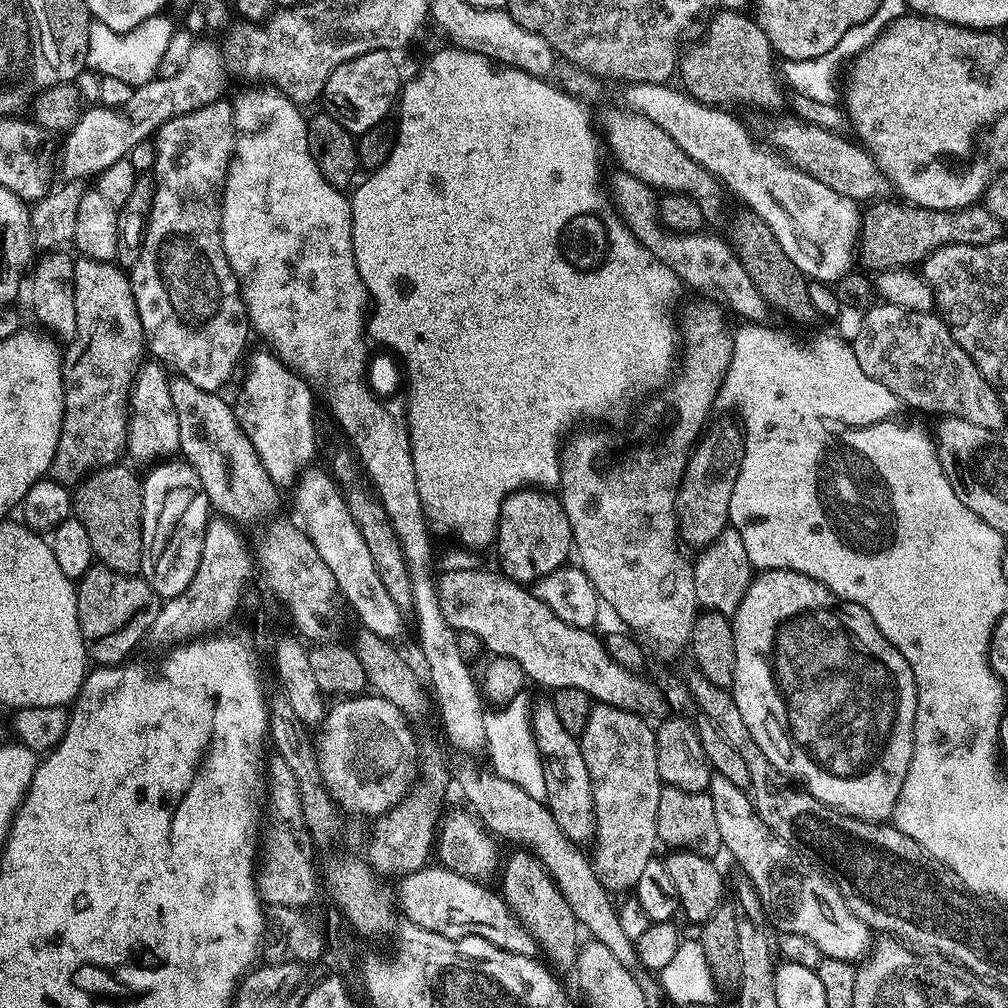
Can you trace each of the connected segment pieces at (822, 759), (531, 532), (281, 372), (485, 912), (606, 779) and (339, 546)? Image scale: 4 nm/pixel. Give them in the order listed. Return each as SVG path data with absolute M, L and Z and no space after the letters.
M789 568L757 571L730 619L736 655L732 701L773 769L792 780L804 780L807 795L846 816L887 821L900 796L914 746L916 683L906 658L874 626L874 618L862 606L841 600L822 582Z
M513 494L504 502L504 509L500 512L500 525L496 527L494 549L500 555L499 571L515 584L532 586L549 576L554 570L565 567L574 552L570 522L564 513L564 506L559 499L550 494L536 494L540 496L524 496L528 494Z
M272 350L256 352L248 364L248 377L240 388L240 397L234 400L236 417L246 438L250 440L262 466L269 474L276 474L279 468L292 472L295 468L307 469L316 452L316 420L312 417L312 392L309 381L295 369L289 367Z
M425 866L419 868L416 872L411 872L399 884L400 900L398 896L398 904L404 912L409 916L411 923L418 928L425 928L431 932L437 932L443 936L453 938L467 938L470 936L479 936L481 940L487 942L493 948L500 948L504 952L513 952L515 956L535 957L538 952L538 945L532 936L528 933L528 929L518 919L515 911L505 904L504 900L494 891L490 892L488 887L483 886L474 880L468 880L465 876L459 876L456 872L449 871L443 866Z
M597 703L586 722L586 730L580 733L580 753L590 770L590 782L596 807L596 858L594 867L597 877L608 890L614 888L635 889L642 869L650 862L658 849L656 819L658 818L658 798L662 781L658 774L658 754L656 753L656 734L636 717L635 711L615 708L609 704Z
M309 471L304 486L296 498L296 512L300 515L299 527L314 542L314 550L322 557L322 562L330 566L330 574L334 574L334 582L338 582L338 590L343 603L360 619L360 628L374 634L387 642L394 641L395 636L404 632L405 613L394 606L394 598L382 586L382 578L378 578L378 570L374 566L374 558L370 558L370 549L362 539L362 530L358 530L358 522L350 518L350 510L346 510L344 495L340 487L327 471Z

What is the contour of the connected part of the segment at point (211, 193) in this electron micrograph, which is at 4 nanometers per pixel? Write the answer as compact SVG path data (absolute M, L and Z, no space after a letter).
M221 98L193 112L173 116L157 130L154 147L156 160L150 171L154 177L152 210L144 228L138 262L130 269L144 342L147 351L153 352L156 355L153 357L169 373L198 386L198 390L219 393L220 387L231 378L250 333L248 307L240 298L240 283L222 246L220 202L224 198L228 167L236 154L236 123L231 103Z

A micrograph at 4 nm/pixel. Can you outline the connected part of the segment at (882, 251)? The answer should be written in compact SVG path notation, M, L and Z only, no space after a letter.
M872 202L863 209L858 233L858 264L861 269L877 274L901 266L919 265L924 257L944 244L978 246L1001 239L1000 224L983 206L934 210L917 208L914 204Z

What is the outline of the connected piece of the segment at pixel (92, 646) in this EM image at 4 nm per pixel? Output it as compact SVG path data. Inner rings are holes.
M99 562L93 563L92 569L81 576L76 584L78 622L89 657L100 666L115 666L127 661L131 657L128 655L135 650L136 643L148 631L151 633L155 629L161 603L160 595L144 581L143 575L127 576L121 572L115 572L112 568L107 568Z

